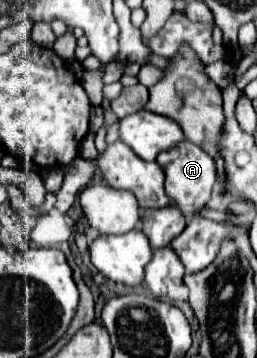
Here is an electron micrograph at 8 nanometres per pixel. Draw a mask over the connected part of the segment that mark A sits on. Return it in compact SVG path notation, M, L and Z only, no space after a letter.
M181 142L173 150L161 152L157 156L157 164L165 172L165 194L179 206L179 210L185 214L187 220L191 220L195 214L199 214L213 192L215 180L217 180L217 170L215 170L215 160L197 144L191 142Z

